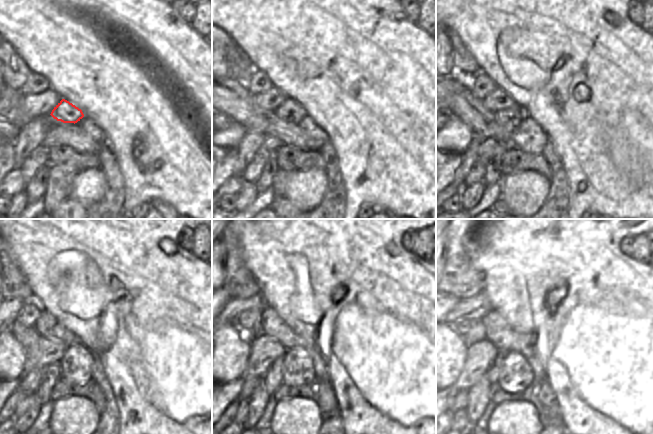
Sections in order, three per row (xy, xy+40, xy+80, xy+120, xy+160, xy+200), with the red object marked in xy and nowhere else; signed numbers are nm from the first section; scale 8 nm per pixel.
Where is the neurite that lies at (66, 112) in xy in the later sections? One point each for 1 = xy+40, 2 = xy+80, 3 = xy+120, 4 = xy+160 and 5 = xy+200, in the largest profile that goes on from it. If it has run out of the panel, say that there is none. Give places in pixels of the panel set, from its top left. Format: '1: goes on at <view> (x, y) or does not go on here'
1: goes on at xy+40 (291, 112)
2: goes on at xy+80 (511, 117)
3: goes on at xy+120 (45, 352)
4: goes on at xy+160 (264, 350)
5: goes on at xy+200 (481, 355)

